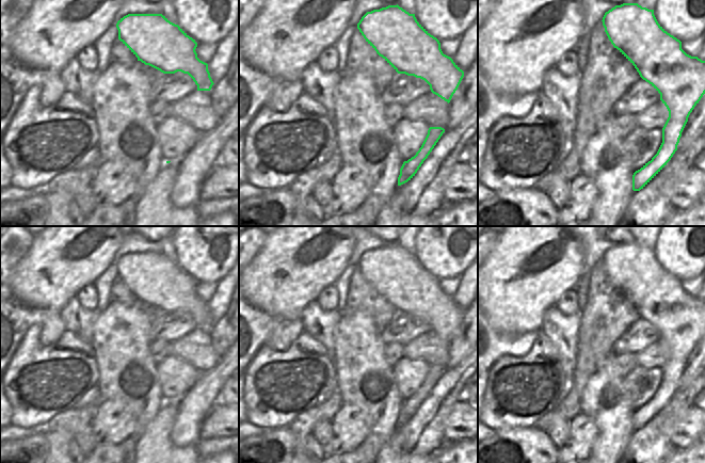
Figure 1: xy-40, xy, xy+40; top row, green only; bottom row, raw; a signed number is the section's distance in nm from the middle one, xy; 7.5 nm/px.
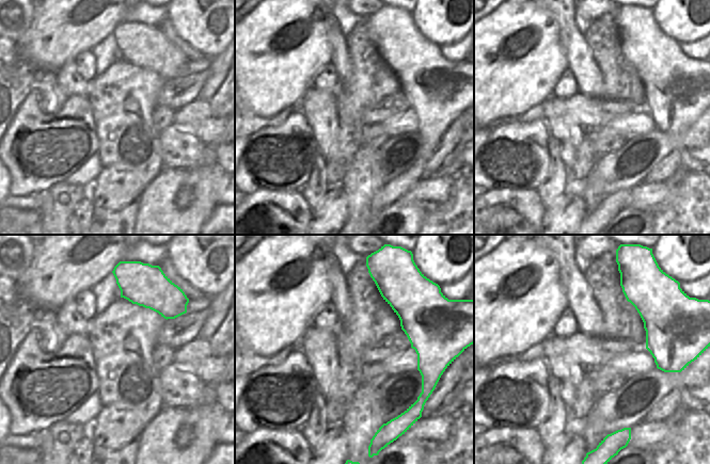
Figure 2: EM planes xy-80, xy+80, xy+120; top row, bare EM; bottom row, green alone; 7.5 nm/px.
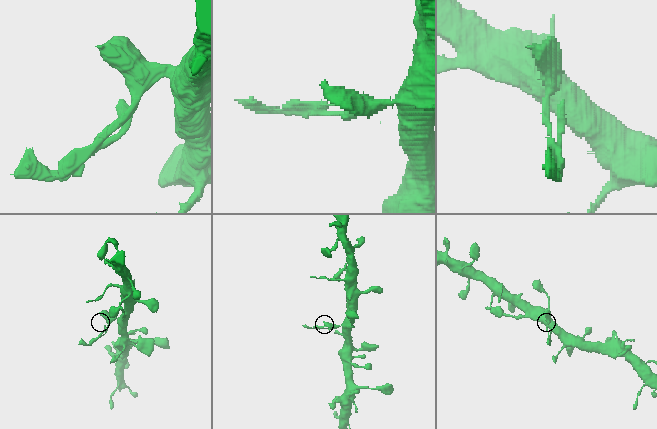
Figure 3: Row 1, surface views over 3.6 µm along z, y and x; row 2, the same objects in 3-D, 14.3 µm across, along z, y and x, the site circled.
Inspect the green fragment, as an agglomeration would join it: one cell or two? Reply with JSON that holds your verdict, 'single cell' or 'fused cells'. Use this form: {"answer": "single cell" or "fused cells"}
{"answer": "fused cells"}

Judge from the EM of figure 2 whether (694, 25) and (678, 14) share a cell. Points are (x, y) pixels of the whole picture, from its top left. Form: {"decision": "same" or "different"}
{"decision": "same"}

